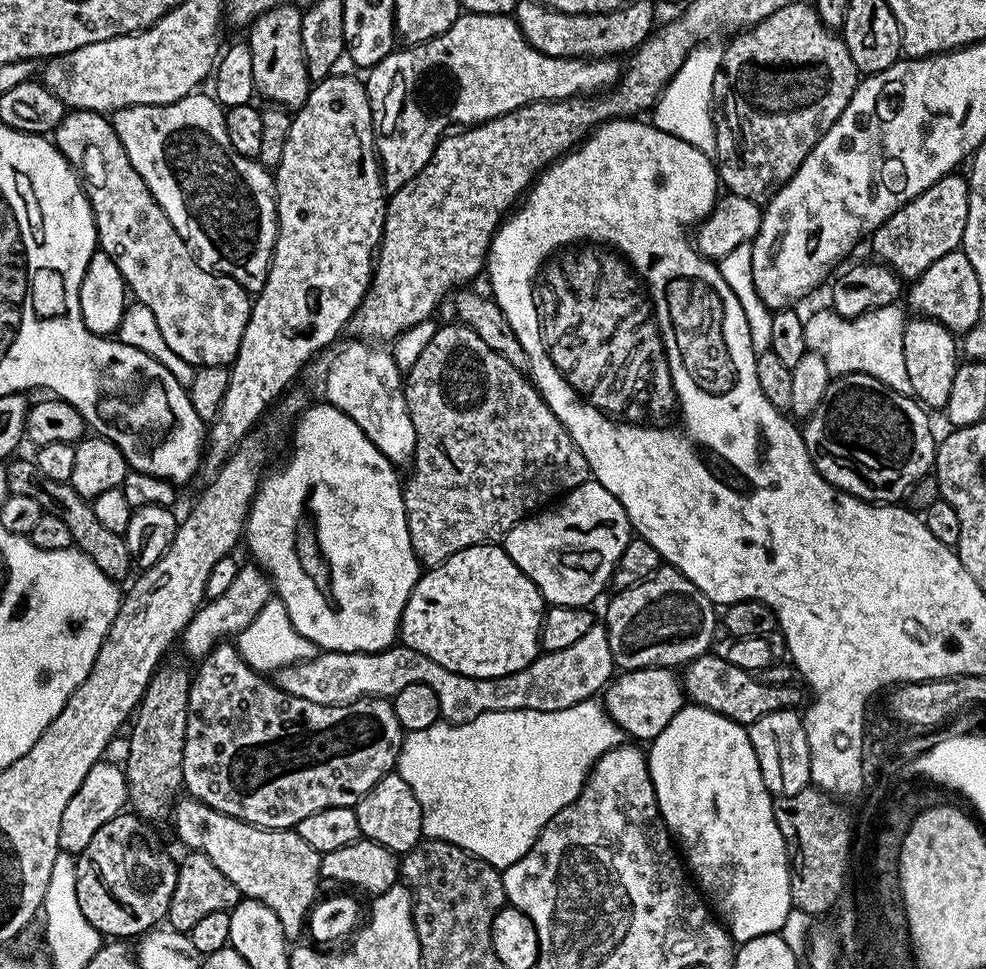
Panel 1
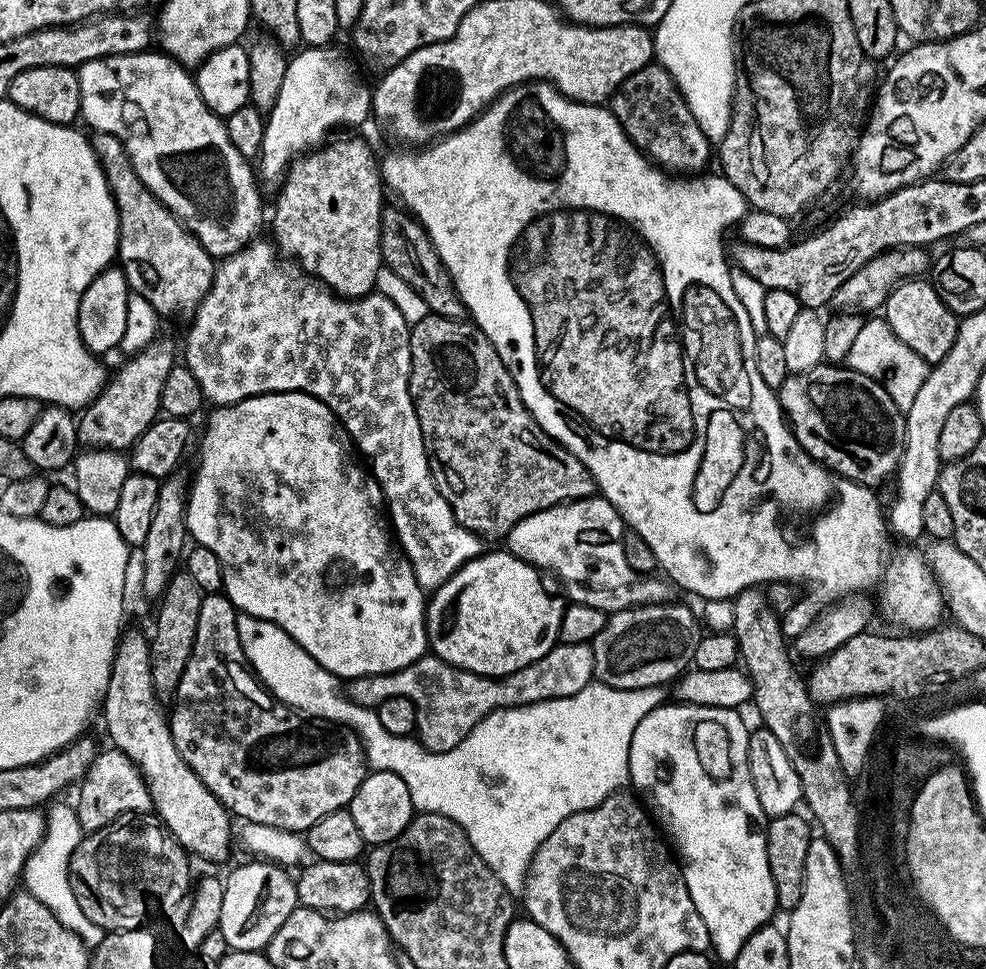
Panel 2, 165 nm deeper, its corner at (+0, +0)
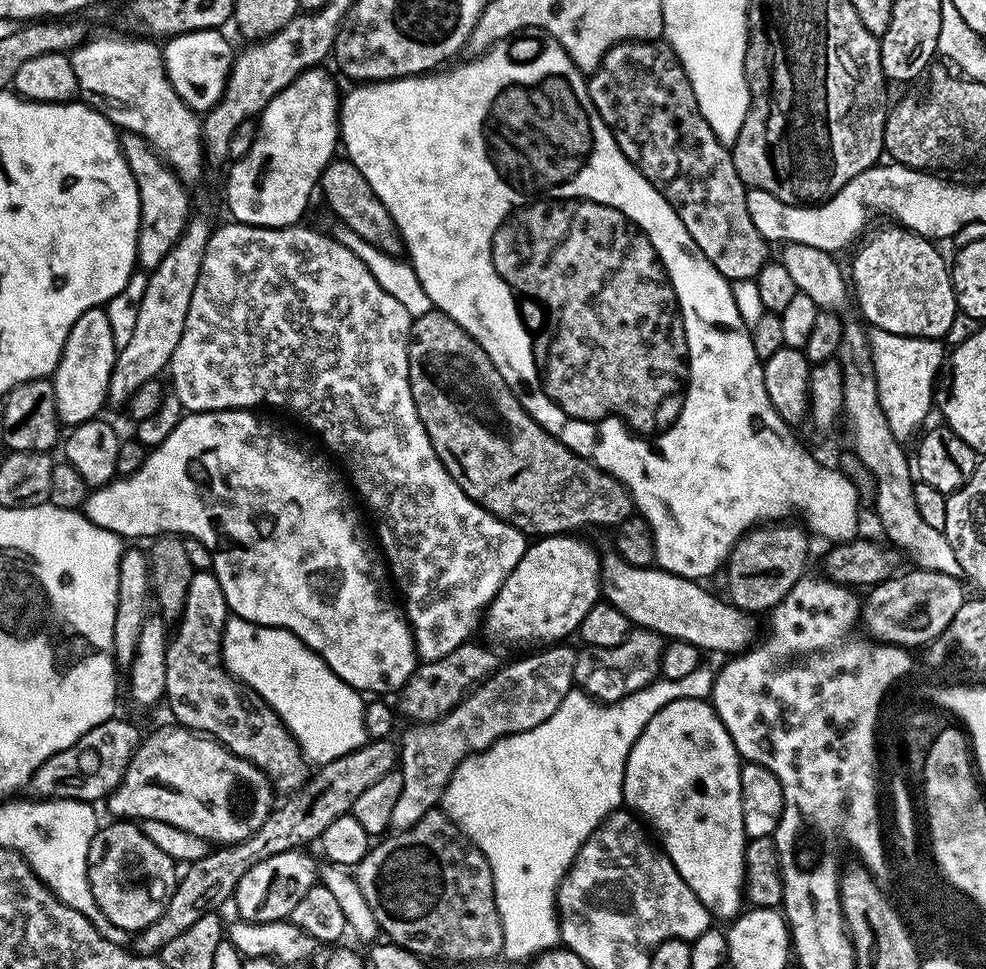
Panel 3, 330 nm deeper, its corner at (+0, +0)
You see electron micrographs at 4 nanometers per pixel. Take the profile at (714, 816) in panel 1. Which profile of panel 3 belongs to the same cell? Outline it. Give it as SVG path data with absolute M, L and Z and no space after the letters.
M707 699L675 700L662 706L662 710L658 710L654 714L654 718L650 718L650 722L644 727L642 734L632 743L632 749L624 767L624 804L645 825L651 828L652 824L651 831L653 833L655 833L654 831L660 832L661 841L659 840L659 843L662 845L662 851L668 855L670 862L674 862L678 874L682 874L686 886L690 886L690 890L694 890L694 894L700 899L702 906L706 906L706 910L716 918L720 918L720 916L735 917L741 911L746 900L744 895L744 848L748 845L749 838L744 832L744 819L742 818L741 767L742 761L739 754L736 753L734 742L730 738L726 726L722 726L722 722L716 717L716 711Z

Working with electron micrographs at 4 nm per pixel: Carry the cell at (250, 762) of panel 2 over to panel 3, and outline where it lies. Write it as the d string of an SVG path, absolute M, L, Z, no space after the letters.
M210 570L193 571L190 590L186 594L184 603L184 613L180 615L171 633L166 650L166 690L164 691L166 705L168 704L169 710L172 711L171 719L180 727L212 737L236 756L246 758L251 764L258 766L258 770L262 770L272 781L273 789L280 791L281 788L281 793L291 793L302 787L308 779L309 761L304 759L300 751L300 743L292 737L286 725L276 715L276 711L224 667L222 655L224 624L229 618L228 603L222 594L222 586L216 575Z

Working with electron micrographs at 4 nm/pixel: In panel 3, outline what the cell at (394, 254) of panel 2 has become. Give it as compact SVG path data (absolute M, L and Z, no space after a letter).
M334 158L329 162L320 176L318 192L319 195L324 195L329 210L336 215L335 219L350 230L354 230L354 234L358 234L358 238L366 238L366 242L370 242L370 246L374 246L390 256L399 257L401 255L400 231L398 226L394 226L394 218L390 218L390 210L386 210L386 206L382 206L378 194L374 194L374 190L370 190L370 182L366 182L366 178L362 178L358 166L354 166L351 160Z

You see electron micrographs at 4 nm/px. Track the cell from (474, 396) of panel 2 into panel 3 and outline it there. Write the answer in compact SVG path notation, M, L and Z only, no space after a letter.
M433 310L413 319L412 331L408 341L408 377L410 378L410 390L414 398L414 406L418 410L418 418L434 446L434 454L438 454L438 458L442 462L442 466L446 466L450 478L454 478L454 482L458 482L458 486L462 486L462 490L468 497L474 503L482 505L486 511L494 514L499 520L508 521L517 530L527 534L529 537L543 538L568 534L573 530L580 530L576 528L586 527L587 524L609 524L609 526L615 526L621 524L627 516L633 515L634 505L632 503L632 495L628 493L628 487L622 482L618 482L609 472L604 472L596 464L591 464L590 461L584 460L576 453L570 451L561 440L557 440L555 436L549 434L520 405L518 398L512 392L512 387L504 381L502 374L498 374L498 370L494 366L494 362L486 354L486 350L482 350L482 346L477 340L466 330L462 330L462 326L458 326L458 322L454 322L454 318L450 318L445 312Z

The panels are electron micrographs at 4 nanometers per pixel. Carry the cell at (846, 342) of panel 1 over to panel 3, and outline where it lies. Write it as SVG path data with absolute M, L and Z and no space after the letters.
M872 328L868 332L868 345L872 348L878 398L882 402L886 422L890 422L894 438L908 442L912 435L915 437L925 427L928 411L933 411L934 389L946 363L945 345L940 340L890 334L881 328Z

